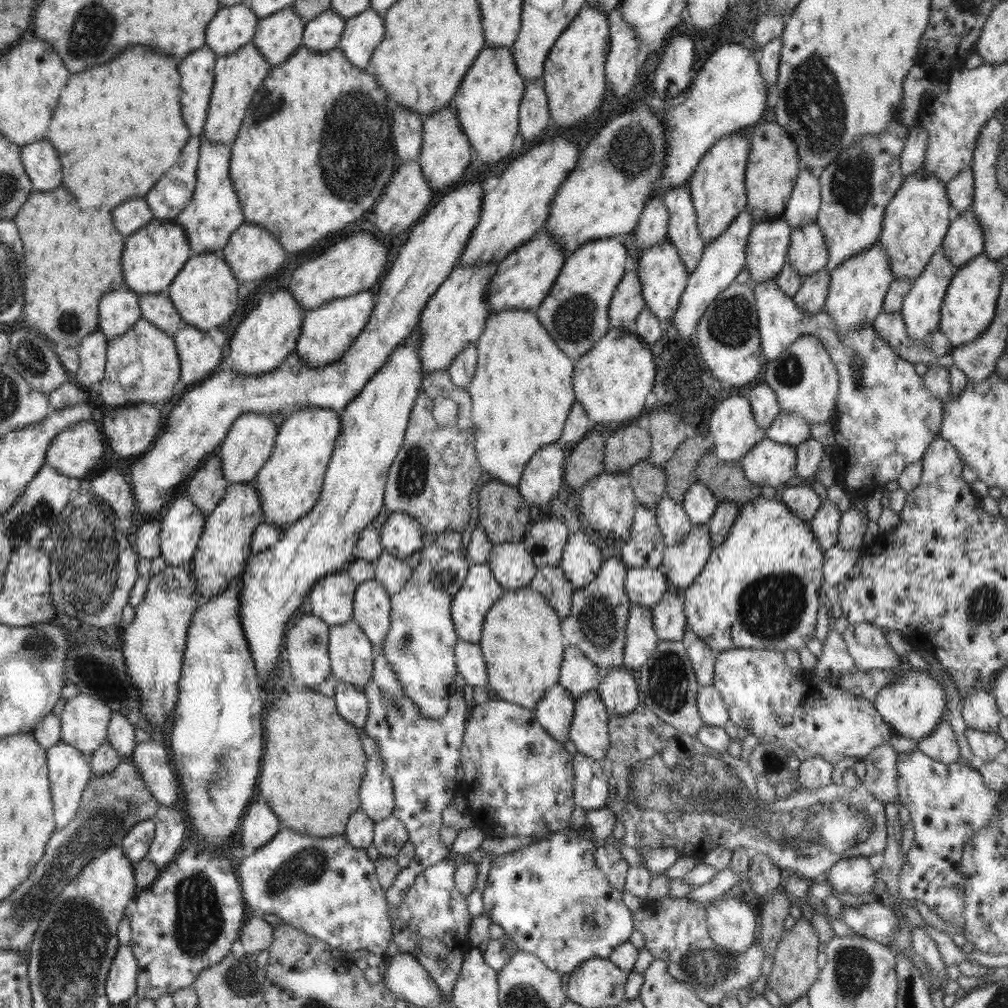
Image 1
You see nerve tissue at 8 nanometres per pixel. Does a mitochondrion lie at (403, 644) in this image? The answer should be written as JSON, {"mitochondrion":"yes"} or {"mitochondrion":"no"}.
{"mitochondrion":"yes"}

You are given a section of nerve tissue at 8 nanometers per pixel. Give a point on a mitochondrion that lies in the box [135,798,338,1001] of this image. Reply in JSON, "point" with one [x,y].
{"point":[199,921]}

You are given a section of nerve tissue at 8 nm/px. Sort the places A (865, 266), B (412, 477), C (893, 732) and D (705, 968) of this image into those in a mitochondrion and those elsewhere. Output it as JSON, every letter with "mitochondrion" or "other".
{"A":"other","B":"mitochondrion","C":"other","D":"mitochondrion"}

